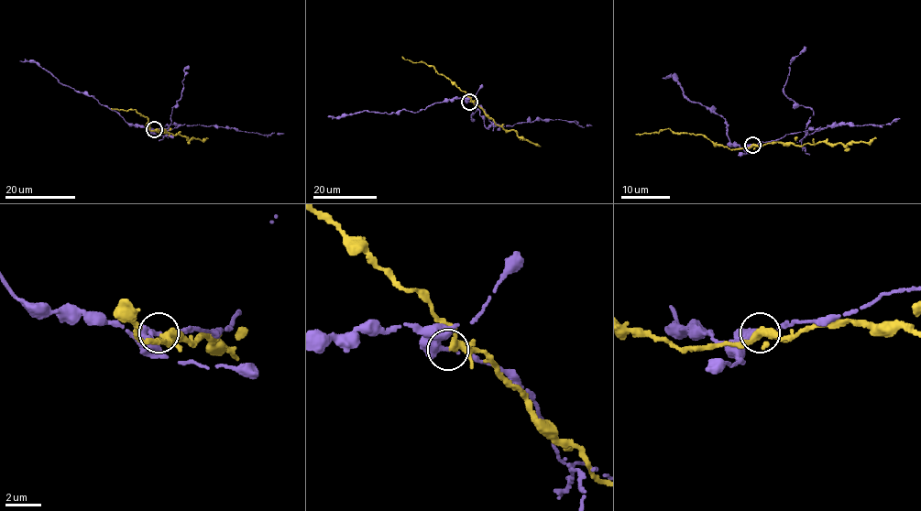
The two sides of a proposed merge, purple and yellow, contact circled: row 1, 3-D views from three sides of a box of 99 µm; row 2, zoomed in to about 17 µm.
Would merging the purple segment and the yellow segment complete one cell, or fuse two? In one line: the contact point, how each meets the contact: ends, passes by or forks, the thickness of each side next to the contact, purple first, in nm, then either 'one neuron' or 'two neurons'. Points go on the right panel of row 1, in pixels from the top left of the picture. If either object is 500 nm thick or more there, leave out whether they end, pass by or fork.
(752, 145) | purple passes by | yellow passes by | 240/320 nm | two neurons

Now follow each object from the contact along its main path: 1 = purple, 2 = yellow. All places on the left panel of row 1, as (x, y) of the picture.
1: (154, 129), (166, 129), (170, 124), (179, 126), (185, 124), (236, 128), (264, 135), (284, 133)
2: (154, 129), (165, 129), (169, 134), (186, 136), (189, 139), (208, 138)

